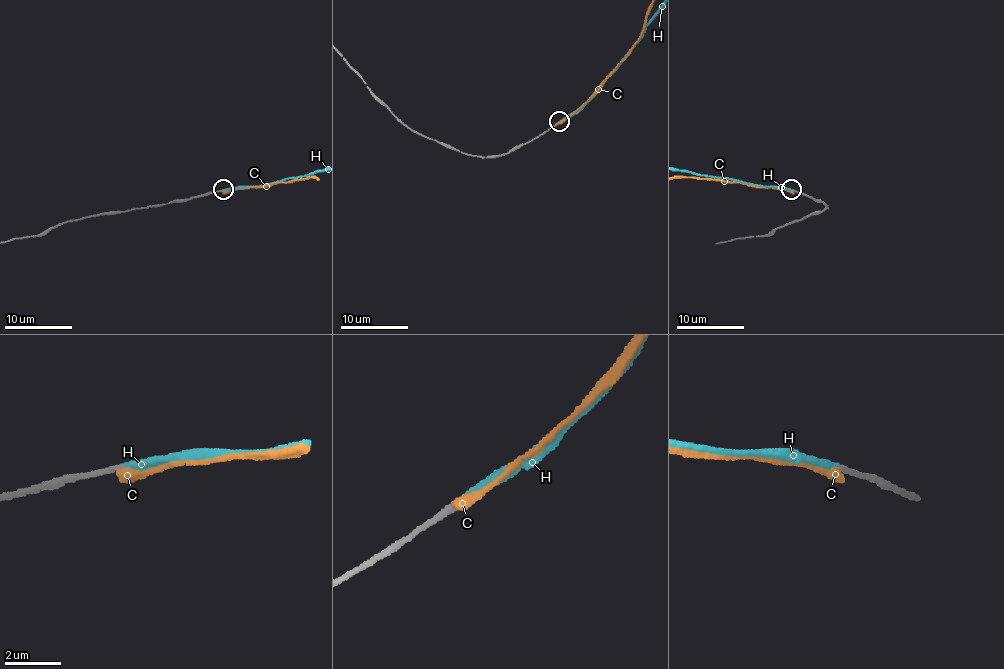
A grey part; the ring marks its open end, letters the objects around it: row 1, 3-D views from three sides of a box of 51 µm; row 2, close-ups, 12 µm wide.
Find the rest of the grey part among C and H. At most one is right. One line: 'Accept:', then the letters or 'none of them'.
Accept: H

